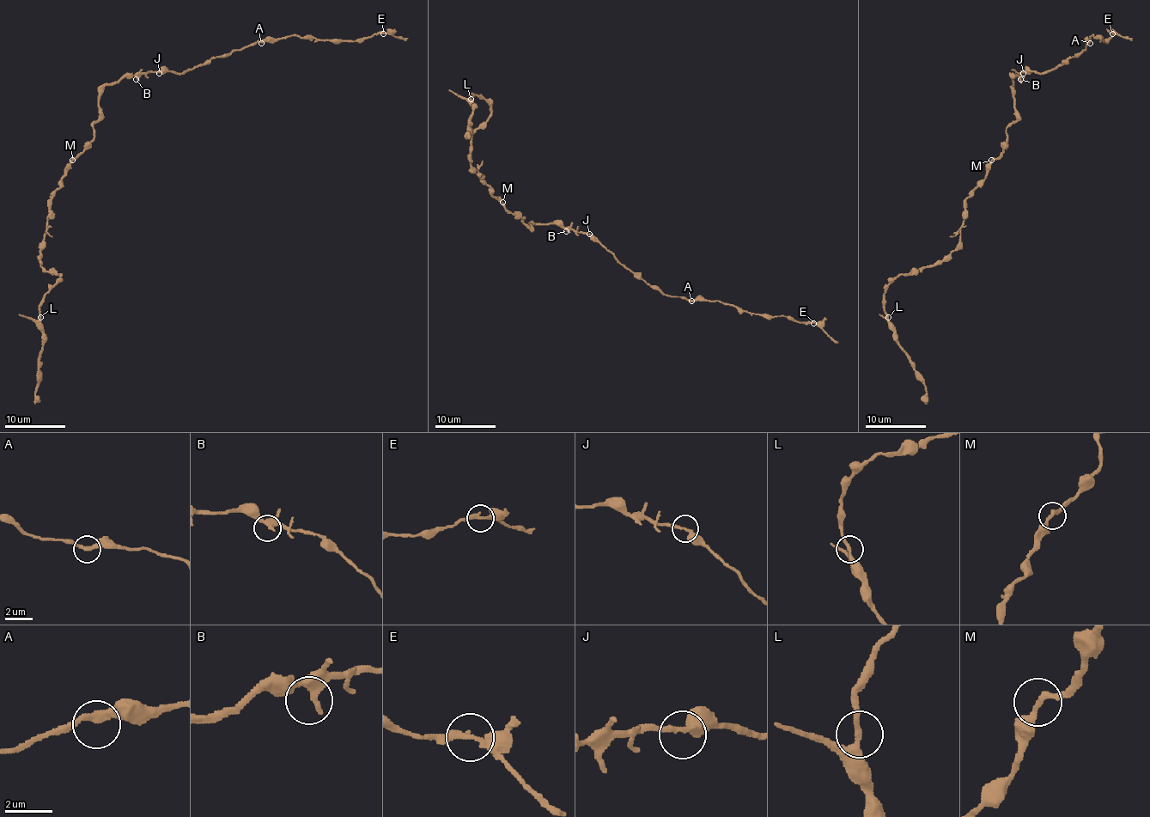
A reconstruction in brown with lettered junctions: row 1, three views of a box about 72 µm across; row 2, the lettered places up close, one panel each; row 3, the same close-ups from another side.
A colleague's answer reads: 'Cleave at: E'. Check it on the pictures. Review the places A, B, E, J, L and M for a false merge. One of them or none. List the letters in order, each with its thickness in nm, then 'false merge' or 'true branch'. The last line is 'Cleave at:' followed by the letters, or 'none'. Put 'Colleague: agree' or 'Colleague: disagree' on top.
Colleague: agree
A: 280 nm | true branch
B: 300 nm | true branch
E: 240 nm | false merge
J: 320 nm | true branch
L: 280 nm | true branch
M: 240 nm | true branch
Cleave at: E

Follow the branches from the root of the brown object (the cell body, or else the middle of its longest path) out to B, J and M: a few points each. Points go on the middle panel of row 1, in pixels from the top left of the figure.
B: (528, 228), (528, 225), (534, 223), (554, 223), (562, 225), (566, 231)
J: (528, 228), (528, 225), (534, 223), (554, 223), (589, 234)
M: (528, 228), (524, 217), (510, 213), (502, 202)

